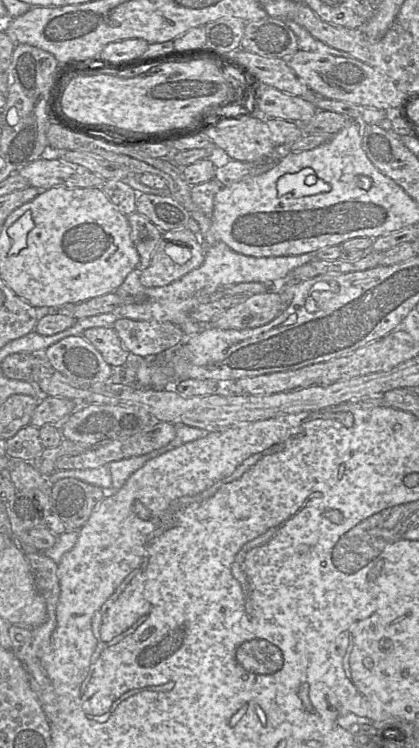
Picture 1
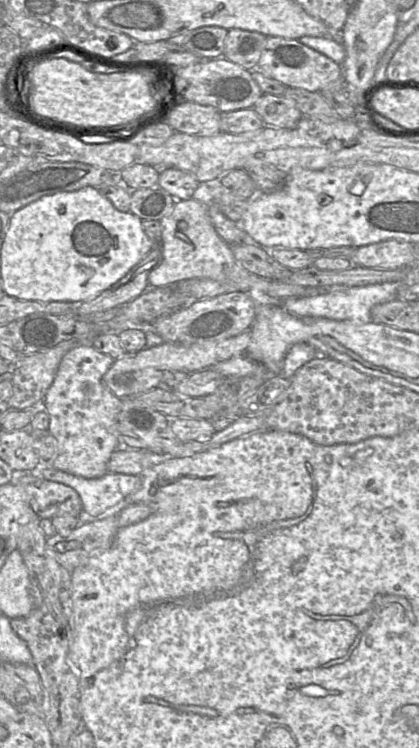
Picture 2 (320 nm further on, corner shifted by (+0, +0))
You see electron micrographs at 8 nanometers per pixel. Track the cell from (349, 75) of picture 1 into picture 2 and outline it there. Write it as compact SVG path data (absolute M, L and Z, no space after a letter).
M283 37L267 38L266 46L256 69L279 81L285 87L300 88L310 92L320 92L322 89L343 80L342 65L307 47L298 39Z

